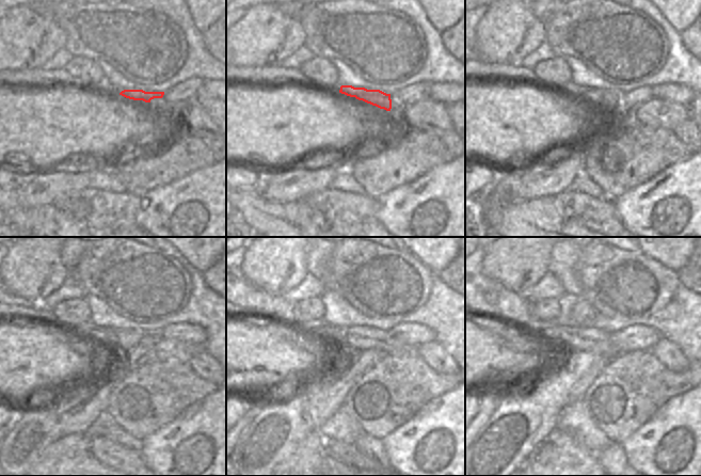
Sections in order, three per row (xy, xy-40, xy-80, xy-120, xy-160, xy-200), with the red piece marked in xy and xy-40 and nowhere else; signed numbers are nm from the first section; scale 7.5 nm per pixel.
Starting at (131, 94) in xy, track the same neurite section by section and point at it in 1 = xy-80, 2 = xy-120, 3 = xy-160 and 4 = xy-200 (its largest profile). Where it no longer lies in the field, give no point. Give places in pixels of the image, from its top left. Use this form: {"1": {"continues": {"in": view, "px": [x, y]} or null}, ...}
{"1": {"continues": {"in": "xy-80", "px": [604, 97]}}, "2": {"continues": {"in": "xy-120", "px": [104, 334]}}, "3": {"continues": {"in": "xy-160", "px": [341, 335]}}, "4": {"continues": {"in": "xy-200", "px": [573, 338]}}}

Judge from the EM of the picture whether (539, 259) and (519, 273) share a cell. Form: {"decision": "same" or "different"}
{"decision": "same"}

